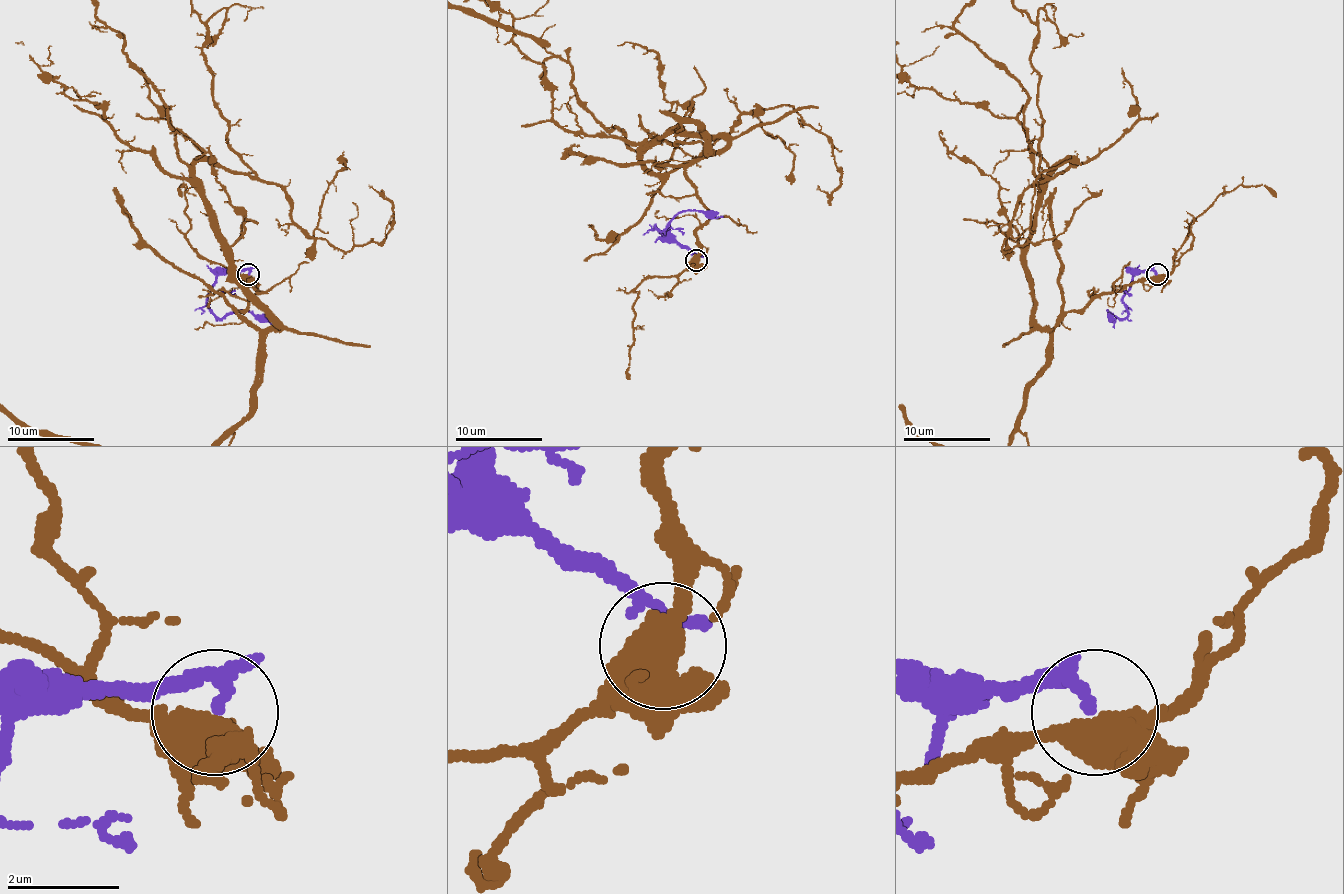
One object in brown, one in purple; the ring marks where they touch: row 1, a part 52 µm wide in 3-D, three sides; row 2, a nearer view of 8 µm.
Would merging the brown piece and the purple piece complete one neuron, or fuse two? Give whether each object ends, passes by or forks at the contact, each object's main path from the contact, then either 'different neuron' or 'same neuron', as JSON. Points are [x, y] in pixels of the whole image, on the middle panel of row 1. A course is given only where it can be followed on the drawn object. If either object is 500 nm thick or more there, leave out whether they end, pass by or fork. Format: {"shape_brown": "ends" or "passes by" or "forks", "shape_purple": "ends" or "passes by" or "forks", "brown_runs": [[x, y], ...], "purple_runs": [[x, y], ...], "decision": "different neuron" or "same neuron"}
{"purple_runs": [[696, 259], [689, 250], [672, 242], [654, 226], [663, 228], [683, 211], [700, 211], [722, 217]], "decision": "different neuron"}

